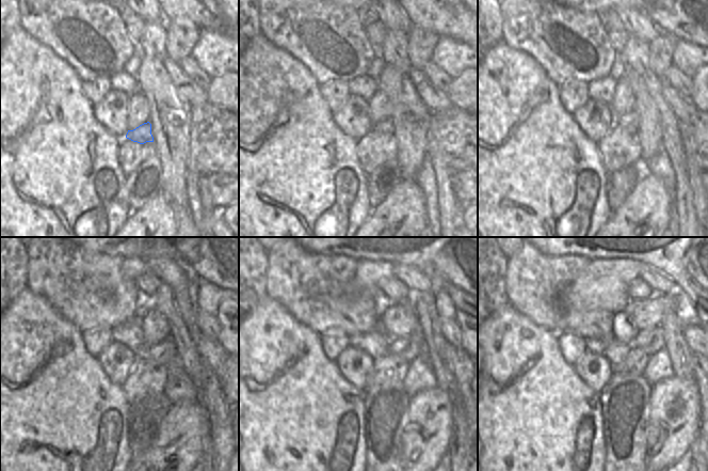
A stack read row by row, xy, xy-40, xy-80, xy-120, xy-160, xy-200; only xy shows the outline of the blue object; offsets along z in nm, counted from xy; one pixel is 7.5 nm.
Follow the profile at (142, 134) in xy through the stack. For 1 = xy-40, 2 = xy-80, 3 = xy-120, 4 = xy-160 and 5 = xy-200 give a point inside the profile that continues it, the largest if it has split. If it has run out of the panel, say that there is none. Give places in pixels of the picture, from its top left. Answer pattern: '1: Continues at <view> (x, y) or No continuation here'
1: Continues at xy-40 (385, 126)
2: Continues at xy-80 (629, 120)
3: Continues at xy-120 (163, 351)
4: Continues at xy-160 (408, 347)
5: Continues at xy-200 (650, 340)

